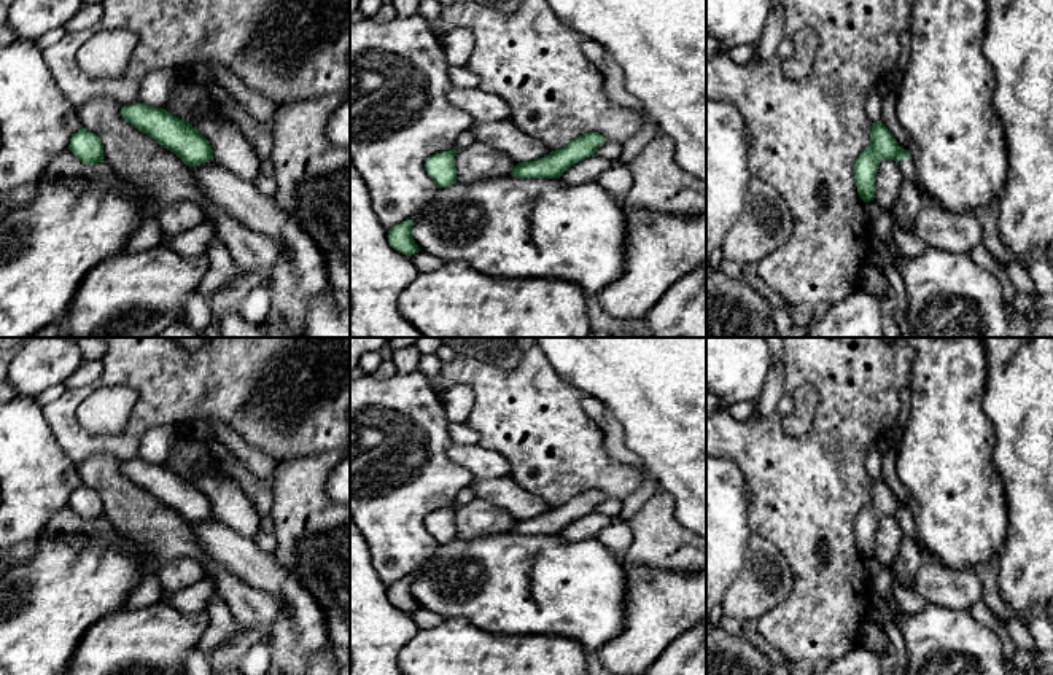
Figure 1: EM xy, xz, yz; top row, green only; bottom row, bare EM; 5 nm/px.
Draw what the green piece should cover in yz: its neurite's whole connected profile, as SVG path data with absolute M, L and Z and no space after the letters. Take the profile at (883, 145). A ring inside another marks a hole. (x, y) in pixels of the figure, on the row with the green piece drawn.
M881 121L873 123L870 145L854 164L854 181L864 202L875 199L875 175L881 161L892 159L899 164L902 177L916 181L915 164Z

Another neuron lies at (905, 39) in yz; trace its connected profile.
M910 29L903 30L900 35L900 56L896 62L896 70L900 73L905 72L910 60L910 45L911 45L911 32Z

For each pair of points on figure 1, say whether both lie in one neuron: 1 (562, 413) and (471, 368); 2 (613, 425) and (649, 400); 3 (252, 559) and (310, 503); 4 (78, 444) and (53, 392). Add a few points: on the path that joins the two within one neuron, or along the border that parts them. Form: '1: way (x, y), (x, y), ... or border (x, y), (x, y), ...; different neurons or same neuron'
1: way (540, 413), (519, 413), (493, 387); same neuron
2: border (590, 395), (613, 414), (635, 454); different neurons
3: border (271, 551), (290, 573); different neurons
4: border (66, 389), (43, 408); different neurons

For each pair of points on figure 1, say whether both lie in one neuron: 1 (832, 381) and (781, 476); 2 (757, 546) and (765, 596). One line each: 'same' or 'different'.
1: same
2: same

